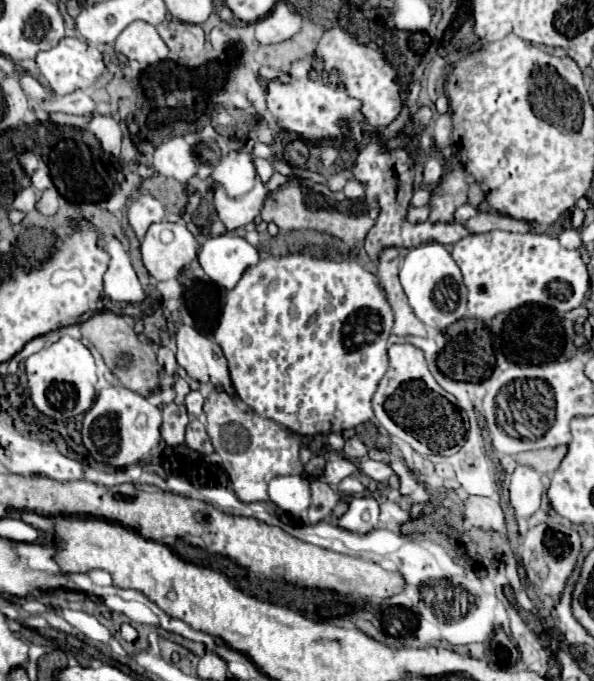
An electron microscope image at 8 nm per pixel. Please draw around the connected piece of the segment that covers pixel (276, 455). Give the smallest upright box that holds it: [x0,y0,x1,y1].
[204,390,300,502]

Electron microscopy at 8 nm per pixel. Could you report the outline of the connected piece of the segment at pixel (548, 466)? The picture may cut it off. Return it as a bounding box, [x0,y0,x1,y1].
[516,446,568,474]

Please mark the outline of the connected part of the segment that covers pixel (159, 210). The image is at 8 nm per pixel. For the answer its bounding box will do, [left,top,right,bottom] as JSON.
[128,194,166,240]

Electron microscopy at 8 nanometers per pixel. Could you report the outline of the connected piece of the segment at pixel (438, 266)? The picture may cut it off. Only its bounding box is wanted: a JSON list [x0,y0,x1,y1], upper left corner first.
[400,242,466,330]

